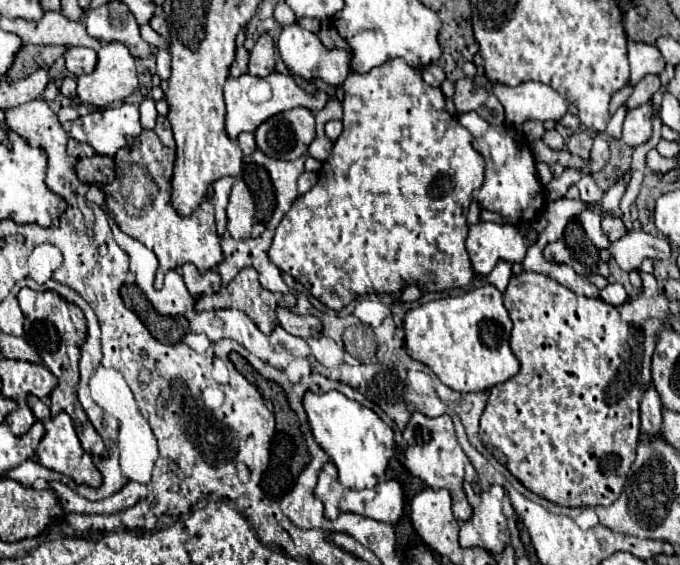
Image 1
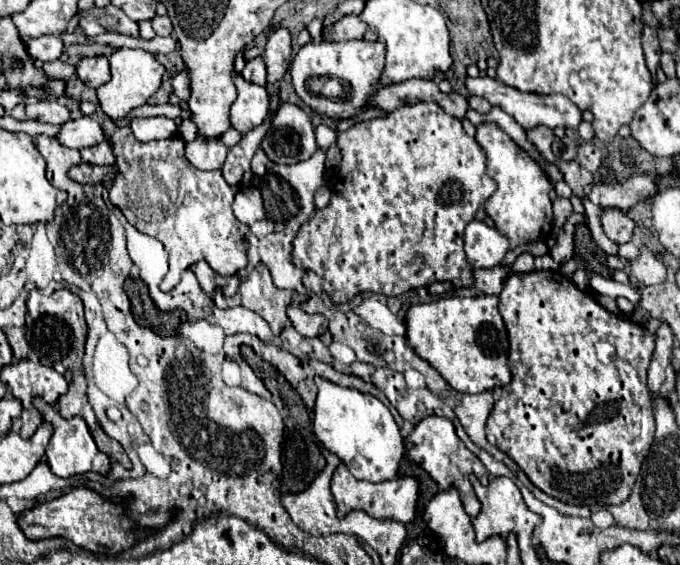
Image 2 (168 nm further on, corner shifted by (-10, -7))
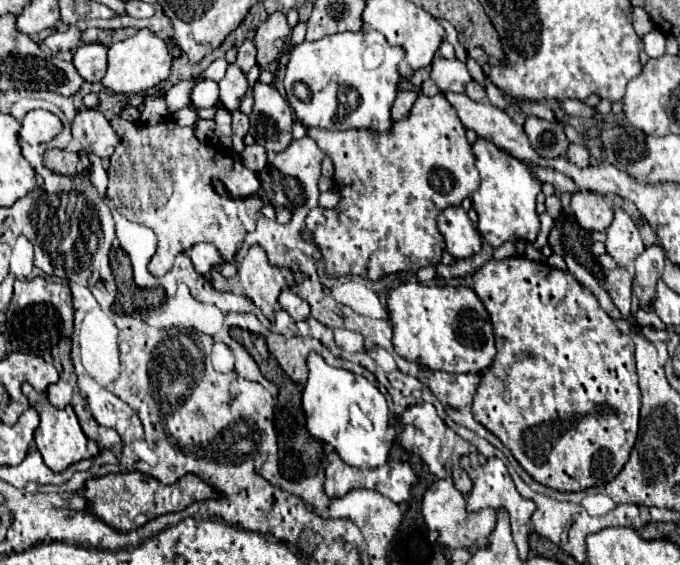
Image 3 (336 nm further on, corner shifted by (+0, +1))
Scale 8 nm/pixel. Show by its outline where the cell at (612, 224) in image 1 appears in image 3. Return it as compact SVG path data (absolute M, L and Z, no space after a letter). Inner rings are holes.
M589 190L571 194L571 212L585 230L605 230L613 222L613 206L607 204L607 198Z

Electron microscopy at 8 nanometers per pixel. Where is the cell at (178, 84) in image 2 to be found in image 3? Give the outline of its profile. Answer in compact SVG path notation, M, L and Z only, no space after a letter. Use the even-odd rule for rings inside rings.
M201 80L193 92L191 92L191 100L197 108L213 108L219 100L219 86L213 80Z

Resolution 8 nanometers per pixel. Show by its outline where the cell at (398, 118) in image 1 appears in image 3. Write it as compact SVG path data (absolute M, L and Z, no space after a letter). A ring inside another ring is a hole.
M437 94L437 96L419 96L411 114L405 118L405 120L399 120L395 122L393 126L393 132L389 136L369 136L369 132L325 132L321 128L309 128L307 134L317 142L317 146L333 160L333 166L335 166L335 182L337 182L337 190L341 192L343 200L337 208L333 210L325 210L321 206L313 208L307 216L307 230L311 230L313 234L313 240L315 244L319 246L321 254L323 254L323 260L327 264L327 274L333 276L333 278L339 278L339 276L349 276L349 274L357 274L357 276L363 276L363 278L369 278L369 280L379 280L383 278L385 274L391 274L391 272L403 272L403 270L413 270L417 272L419 268L425 268L429 264L439 264L439 258L441 258L441 252L445 250L445 242L441 240L441 232L437 232L437 212L441 212L441 208L447 208L449 204L461 204L463 198L471 196L477 188L479 188L479 172L475 168L475 156L471 152L471 144L467 142L467 136L465 136L465 126L461 124L455 108L449 104L449 100L443 96L443 94Z

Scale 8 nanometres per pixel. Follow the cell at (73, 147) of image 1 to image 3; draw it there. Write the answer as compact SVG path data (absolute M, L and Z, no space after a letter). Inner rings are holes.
M85 108L75 116L73 138L85 152L93 152L99 158L109 158L119 144L119 136L111 128L109 120L93 108Z

